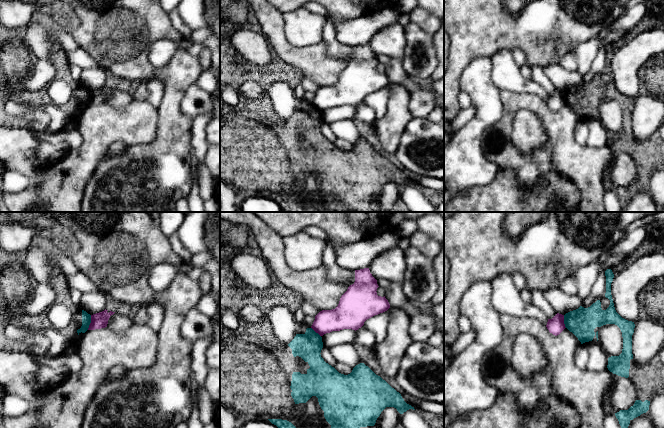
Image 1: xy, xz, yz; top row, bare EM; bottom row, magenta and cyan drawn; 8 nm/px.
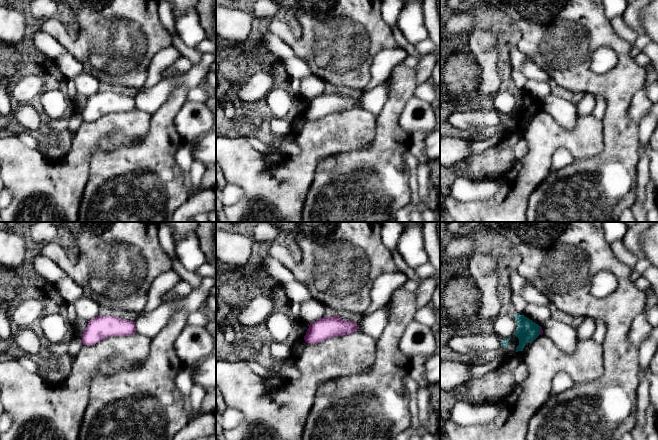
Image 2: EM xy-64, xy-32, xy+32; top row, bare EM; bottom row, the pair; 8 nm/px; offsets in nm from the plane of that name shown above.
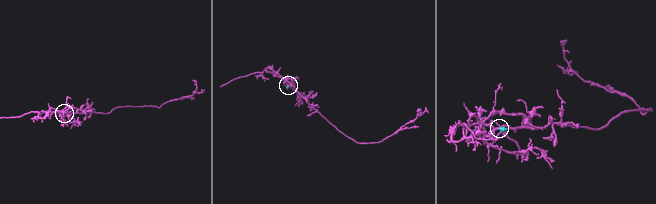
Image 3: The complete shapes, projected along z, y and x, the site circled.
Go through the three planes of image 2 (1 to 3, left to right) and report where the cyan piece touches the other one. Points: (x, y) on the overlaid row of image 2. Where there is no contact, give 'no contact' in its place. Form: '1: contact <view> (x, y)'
1: no contact
2: no contact
3: contact xy+32 (540, 330)

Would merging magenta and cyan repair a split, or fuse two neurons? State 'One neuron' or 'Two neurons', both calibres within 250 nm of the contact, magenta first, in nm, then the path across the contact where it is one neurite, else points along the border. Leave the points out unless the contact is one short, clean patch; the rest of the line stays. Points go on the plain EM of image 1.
Two neurons. Thickness 130 nm (magenta) against 80 nm. Boundary: xy (91, 91), (91, 97), (87, 105)

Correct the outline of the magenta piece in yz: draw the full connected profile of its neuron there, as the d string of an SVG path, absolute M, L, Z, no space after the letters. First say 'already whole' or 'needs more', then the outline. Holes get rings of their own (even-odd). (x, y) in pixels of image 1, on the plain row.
already whole; M557 89L552 95L548 95L546 103L553 111L559 111L566 104L564 91Z

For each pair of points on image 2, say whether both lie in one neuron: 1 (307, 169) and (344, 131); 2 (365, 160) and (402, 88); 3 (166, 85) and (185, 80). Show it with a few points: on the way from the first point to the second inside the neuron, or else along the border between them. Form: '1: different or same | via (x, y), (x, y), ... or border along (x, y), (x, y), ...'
1: same | via (311, 158), (333, 136)
2: same | via (383, 142), (388, 137), (388, 117), (394, 106)
3: same | via (171, 83), (180, 81)

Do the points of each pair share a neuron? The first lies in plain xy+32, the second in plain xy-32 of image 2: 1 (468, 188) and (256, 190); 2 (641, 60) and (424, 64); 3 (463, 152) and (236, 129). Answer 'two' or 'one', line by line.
1: two
2: two
3: two

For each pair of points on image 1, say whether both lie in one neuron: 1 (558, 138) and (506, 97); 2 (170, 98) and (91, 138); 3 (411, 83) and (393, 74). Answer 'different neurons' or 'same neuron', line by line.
1: same neuron
2: different neurons
3: same neuron

